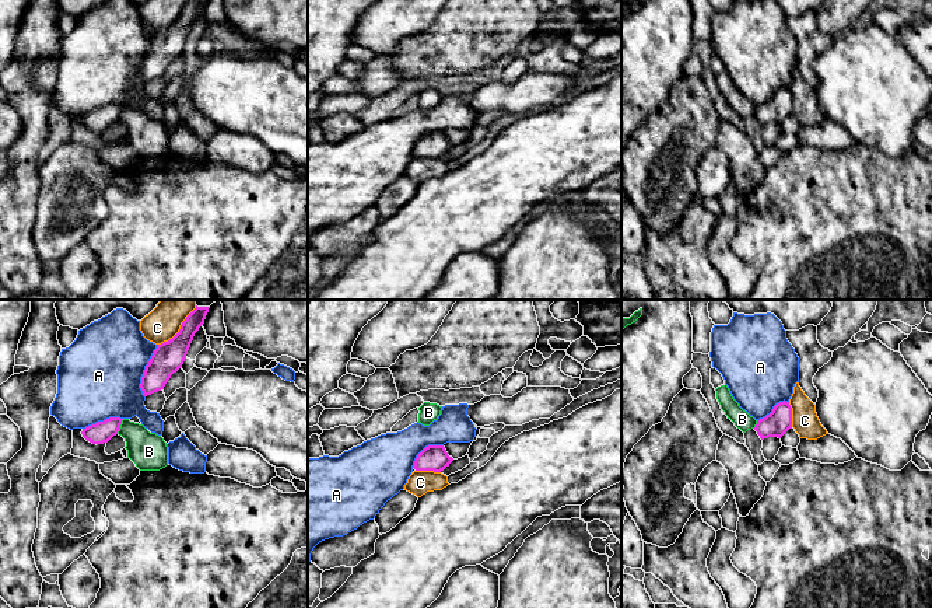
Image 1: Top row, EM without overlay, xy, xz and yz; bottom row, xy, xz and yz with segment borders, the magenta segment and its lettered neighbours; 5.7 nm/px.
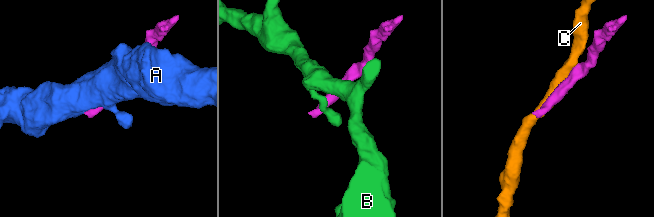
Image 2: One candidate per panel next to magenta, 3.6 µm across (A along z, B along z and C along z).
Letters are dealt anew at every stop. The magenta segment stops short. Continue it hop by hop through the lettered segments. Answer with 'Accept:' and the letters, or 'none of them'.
Accept: none of them

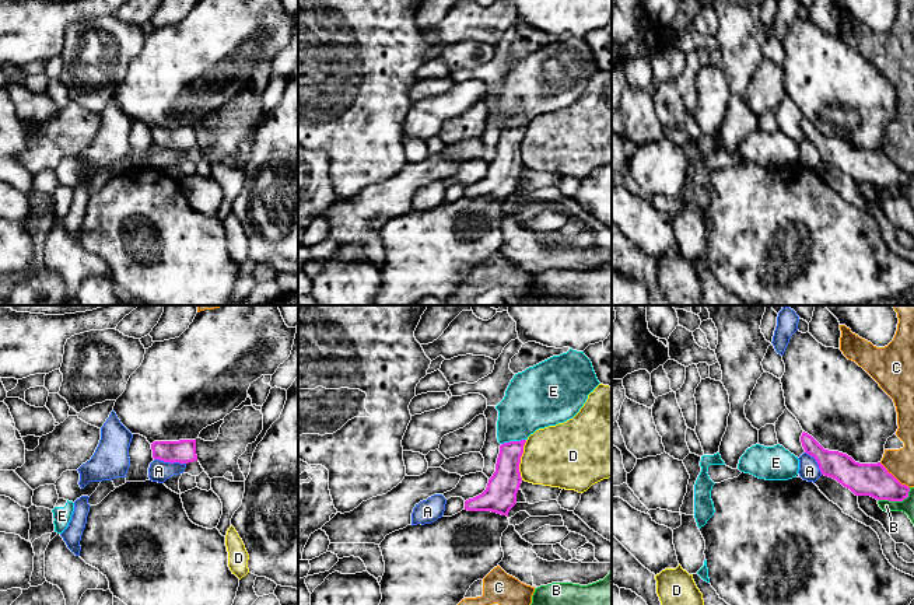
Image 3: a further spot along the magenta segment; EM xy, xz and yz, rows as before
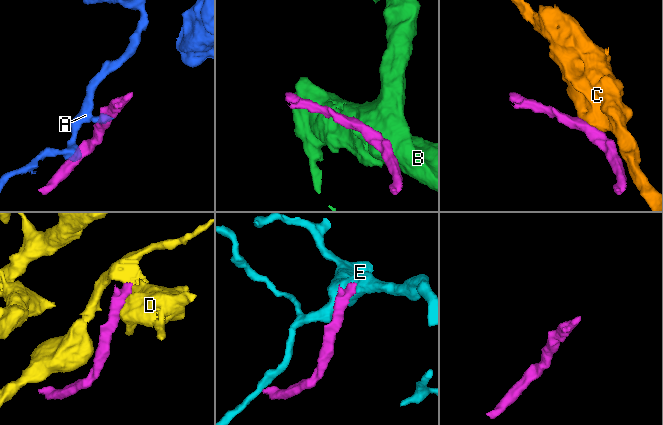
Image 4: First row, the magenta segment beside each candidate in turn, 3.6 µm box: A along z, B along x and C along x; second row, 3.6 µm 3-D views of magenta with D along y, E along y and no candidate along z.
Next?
Accept: none of them

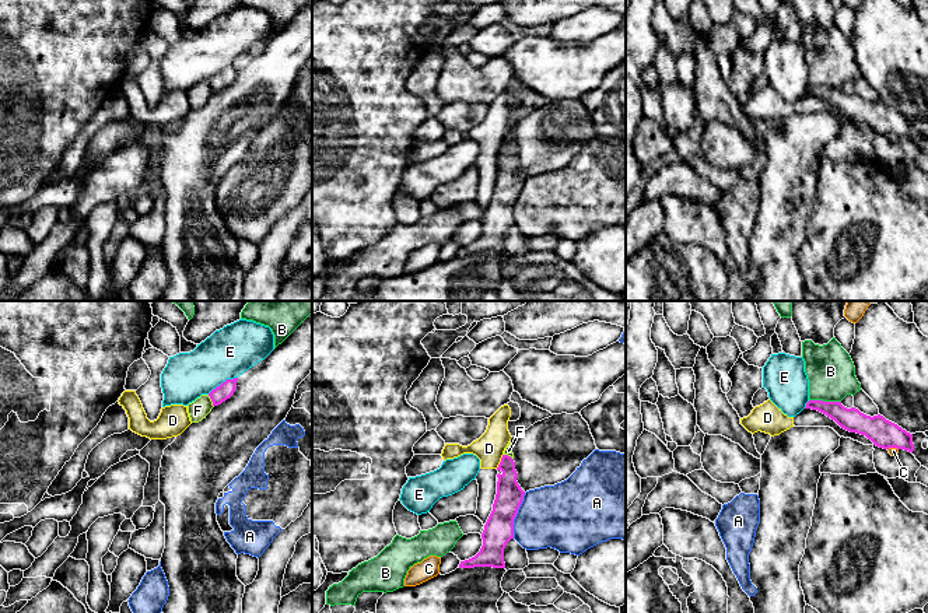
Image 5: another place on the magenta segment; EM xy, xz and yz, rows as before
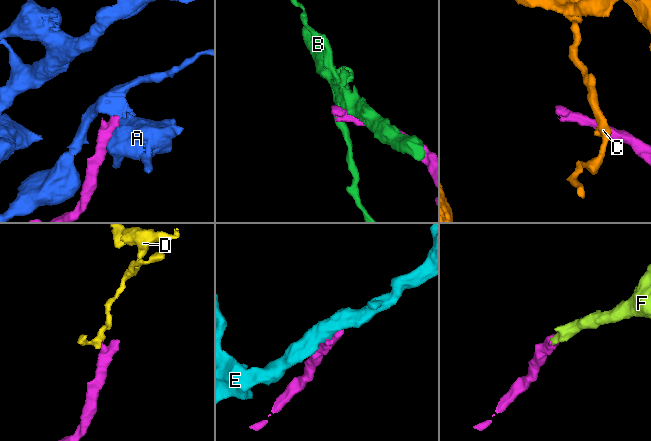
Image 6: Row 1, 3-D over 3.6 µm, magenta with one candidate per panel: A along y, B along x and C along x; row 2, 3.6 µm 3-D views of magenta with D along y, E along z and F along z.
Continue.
Accept: F

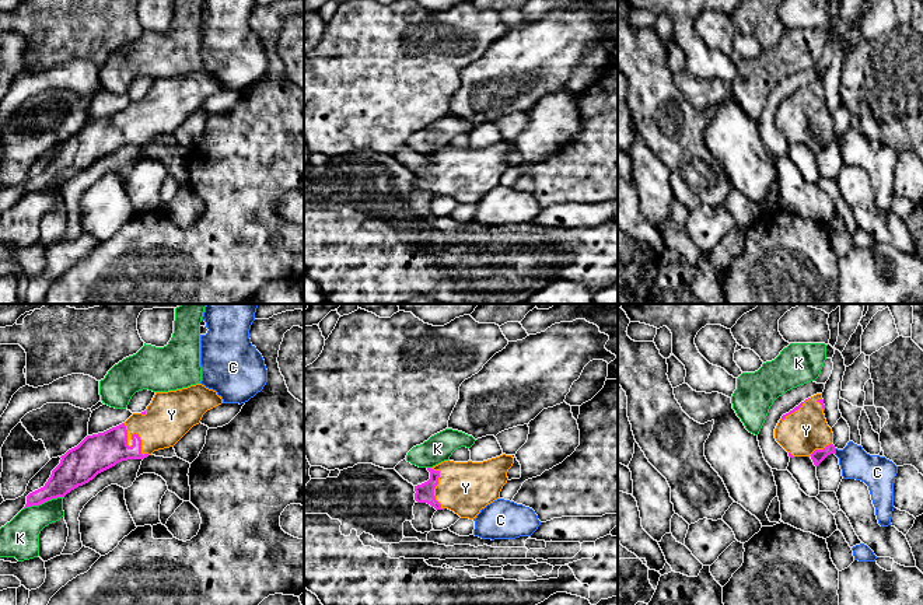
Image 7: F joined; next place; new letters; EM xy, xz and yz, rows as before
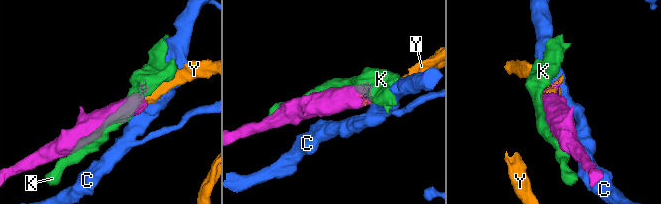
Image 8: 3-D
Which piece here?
Accept: Y

